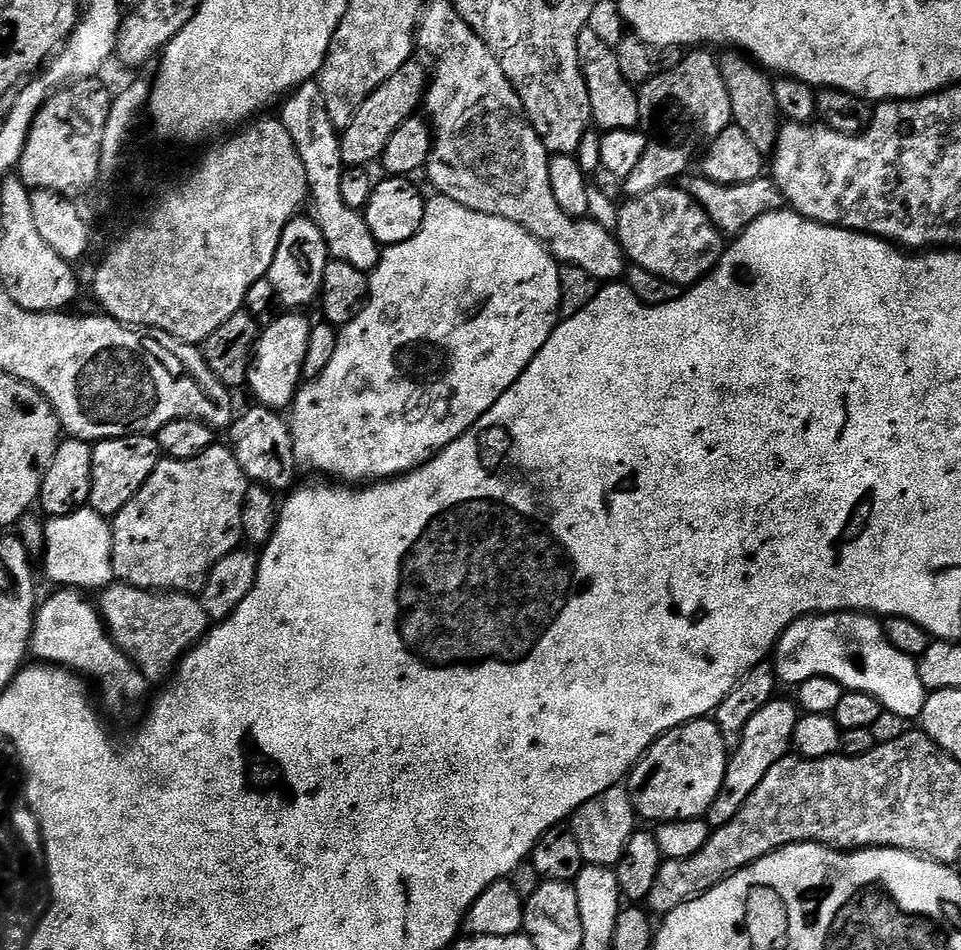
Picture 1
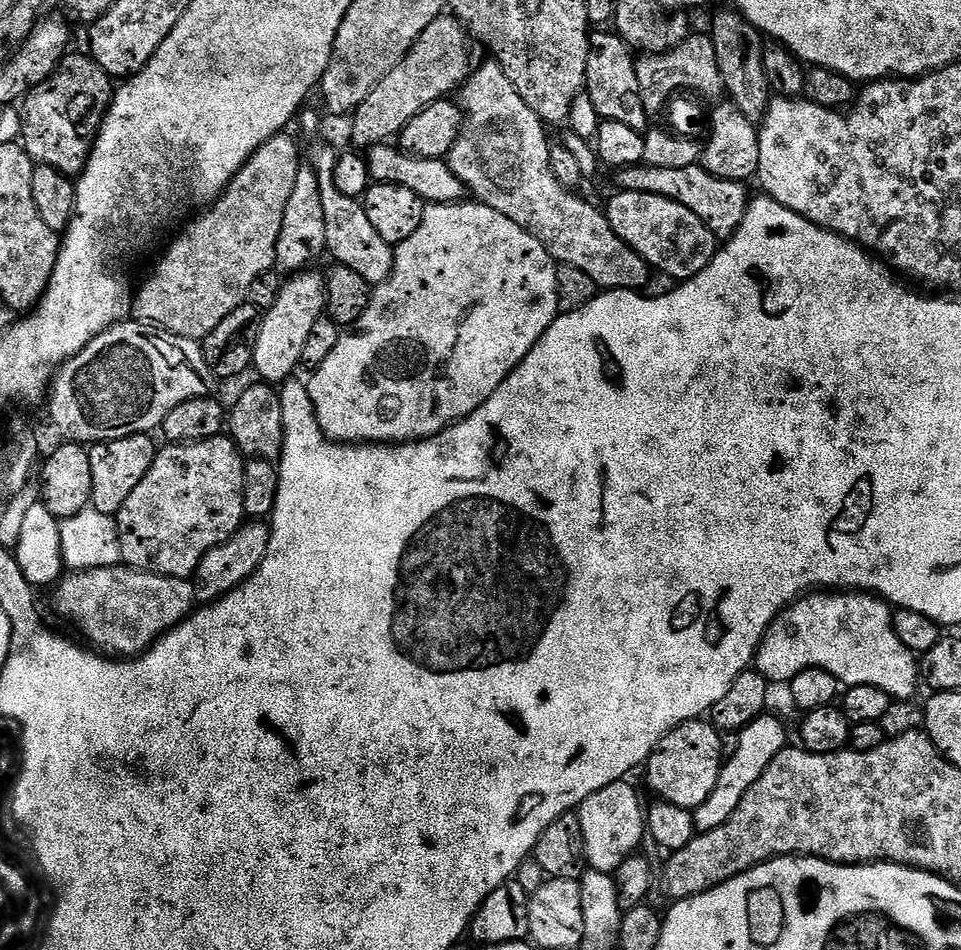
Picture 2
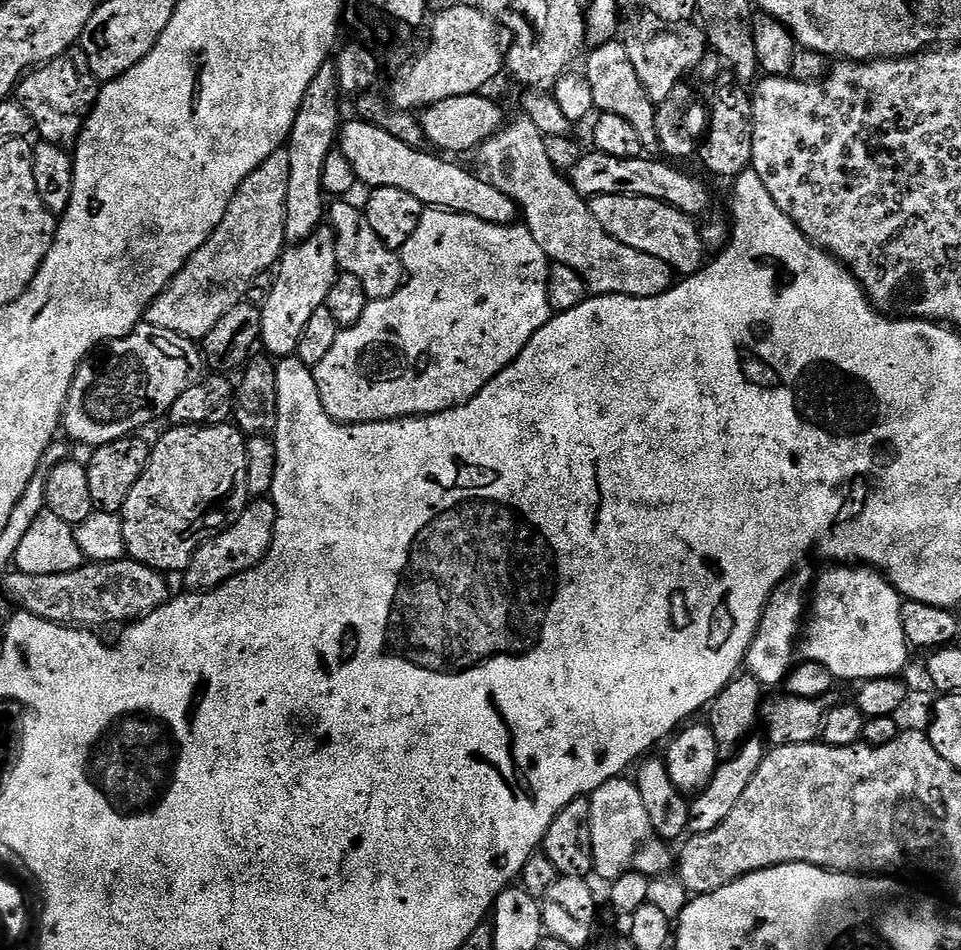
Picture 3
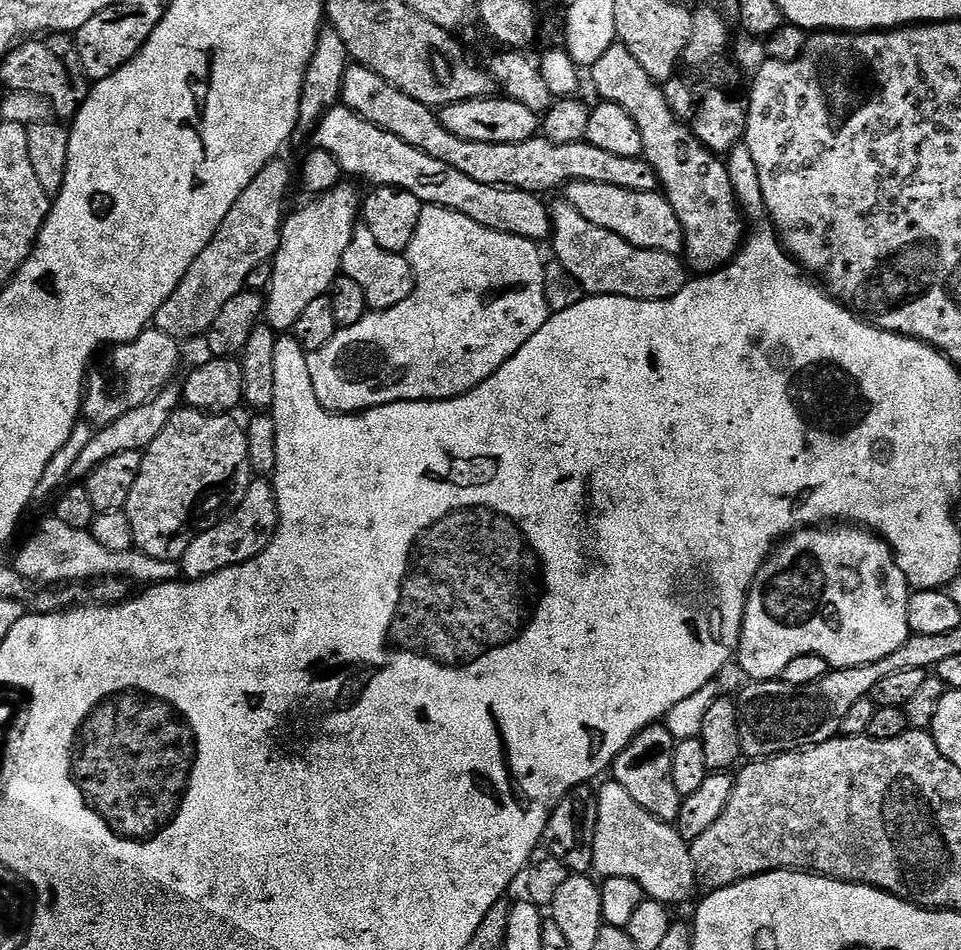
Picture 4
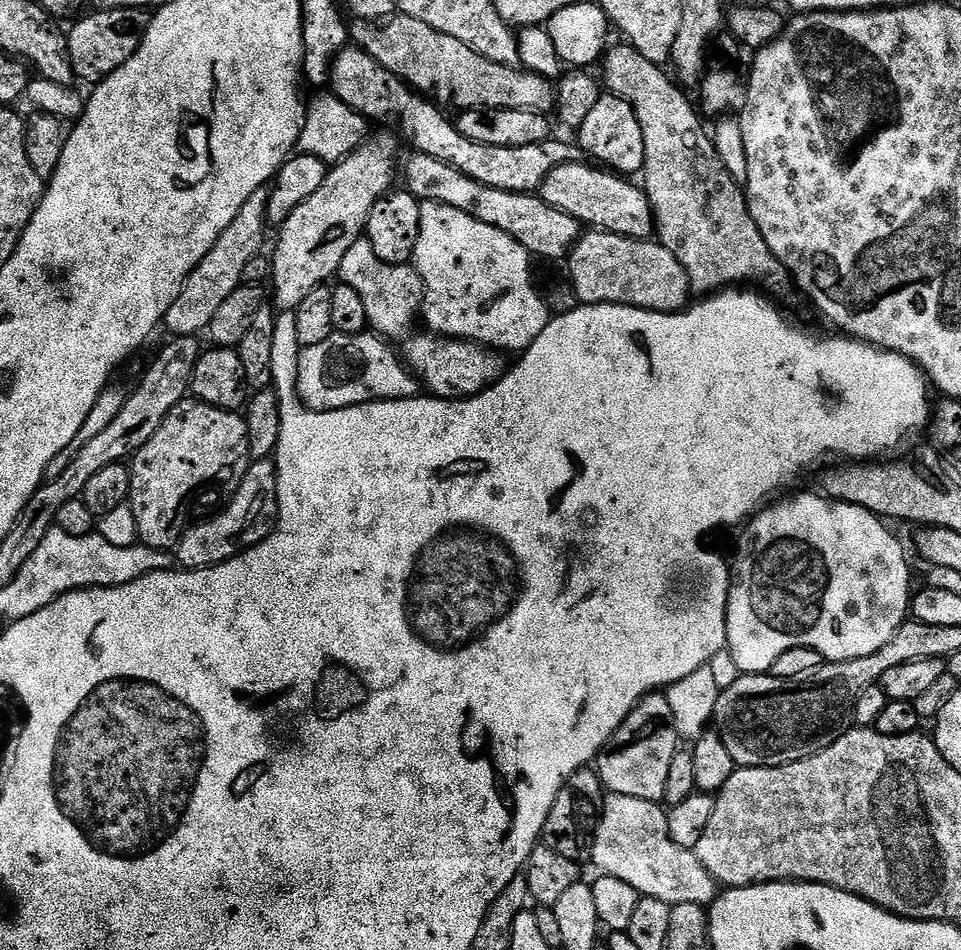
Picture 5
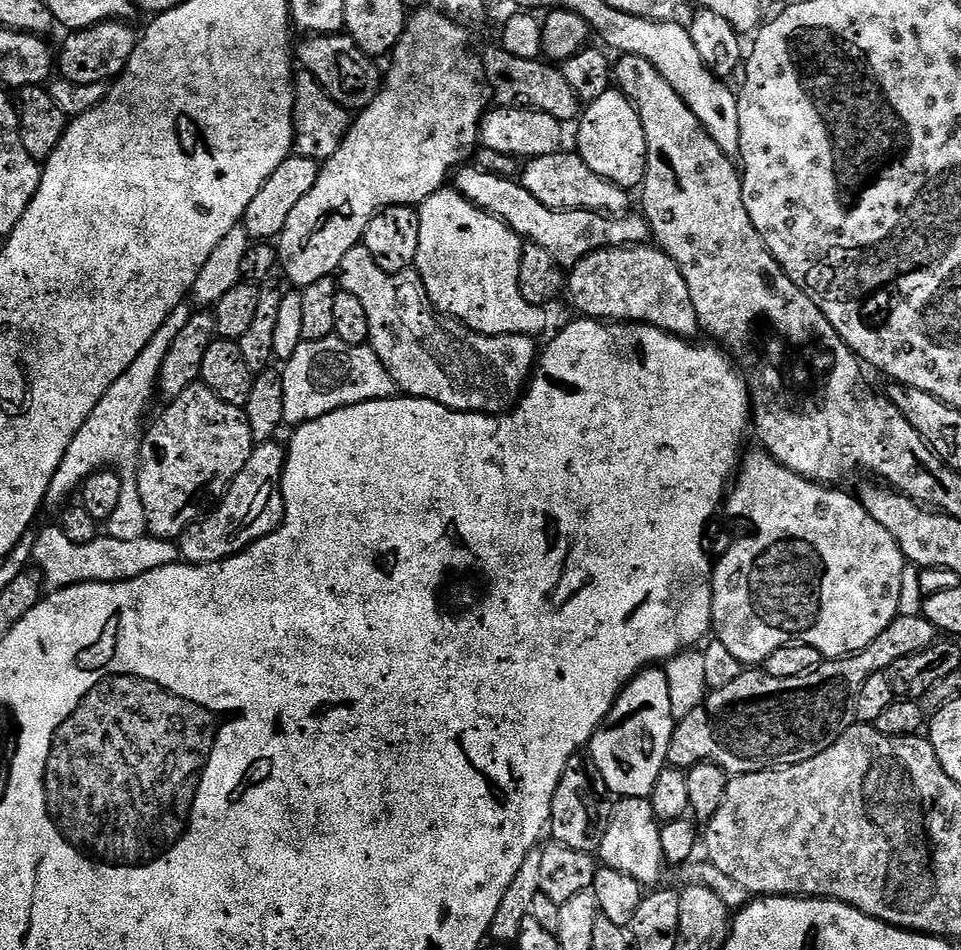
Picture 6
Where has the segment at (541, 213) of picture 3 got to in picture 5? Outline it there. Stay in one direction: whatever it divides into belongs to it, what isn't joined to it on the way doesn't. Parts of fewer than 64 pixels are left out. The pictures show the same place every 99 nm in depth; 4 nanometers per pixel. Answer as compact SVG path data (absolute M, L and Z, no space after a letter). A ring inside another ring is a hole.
M588 230L576 241L567 264L581 305L629 304L651 312L682 312L690 303L688 275L682 270L682 262L652 238L631 240L613 232Z

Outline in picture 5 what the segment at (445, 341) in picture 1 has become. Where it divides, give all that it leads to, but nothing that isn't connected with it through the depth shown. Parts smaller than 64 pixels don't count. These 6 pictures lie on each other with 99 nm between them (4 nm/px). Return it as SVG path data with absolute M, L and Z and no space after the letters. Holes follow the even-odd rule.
M430 200L420 205L420 233L414 257L414 267L424 283L422 320L431 331L458 340L471 340L501 353L519 354L529 348L546 330L550 319L550 309L543 295L536 293L532 285L532 264L530 253L510 234L478 222L470 214L454 206L439 204ZM365 330L359 336L334 334L318 346L303 349L298 362L300 398L315 412L333 412L376 400L411 400L421 395L422 385L389 341Z

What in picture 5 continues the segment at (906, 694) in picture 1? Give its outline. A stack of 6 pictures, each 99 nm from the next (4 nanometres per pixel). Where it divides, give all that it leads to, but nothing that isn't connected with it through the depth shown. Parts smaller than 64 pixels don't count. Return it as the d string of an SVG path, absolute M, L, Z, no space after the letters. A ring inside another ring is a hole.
M797 491L797 496L789 495L787 498L777 499L760 509L755 516L747 521L743 529L745 540L740 544L740 553L736 556L736 564L732 568L732 585L728 595L728 609L726 610L726 634L728 635L727 650L731 652L734 662L744 674L768 674L771 673L774 662L786 654L786 650L795 648L814 648L818 654L822 654L825 661L833 664L841 664L854 658L866 658L890 638L905 624L910 616L910 597L913 595L912 572L908 569L908 560L904 557L904 548L900 540L887 528L885 521L875 516L870 510L866 510L857 504L844 504L840 500L831 499L823 494L815 496L812 492Z

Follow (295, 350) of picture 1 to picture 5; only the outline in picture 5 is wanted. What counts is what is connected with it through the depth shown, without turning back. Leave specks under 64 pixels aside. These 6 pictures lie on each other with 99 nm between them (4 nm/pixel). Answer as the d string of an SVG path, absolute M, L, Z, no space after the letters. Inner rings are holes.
M373 135L371 138L365 139L364 143L356 148L354 151L347 156L344 160L340 161L339 164L331 165L326 182L322 182L322 186L318 186L318 190L315 194L310 194L310 198L306 198L306 202L302 202L302 206L298 206L298 210L294 210L290 214L290 218L286 218L286 222L279 225L278 232L280 237L276 240L276 253L271 253L271 279L270 286L276 291L276 304L275 307L280 310L294 310L302 302L302 298L306 298L306 294L310 294L310 290L327 285L328 279L331 276L335 277L340 270L340 263L342 258L346 258L346 250L350 250L350 246L354 246L354 242L361 239L365 235L368 226L368 215L370 210L374 206L376 200L381 200L387 192L393 191L394 184L392 179L396 176L396 140L392 136L376 136Z

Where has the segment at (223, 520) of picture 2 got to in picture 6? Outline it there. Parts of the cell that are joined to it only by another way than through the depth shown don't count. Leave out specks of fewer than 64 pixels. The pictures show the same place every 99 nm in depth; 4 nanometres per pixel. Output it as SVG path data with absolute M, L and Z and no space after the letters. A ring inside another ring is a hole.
M202 382L186 386L182 394L171 397L167 404L168 409L156 421L151 421L141 439L135 470L138 494L142 494L142 506L146 510L148 535L175 541L201 515L200 499L203 496L219 497L228 491L242 466L246 466L254 441L244 409L230 406L230 402L222 402L222 398L218 398L218 394Z

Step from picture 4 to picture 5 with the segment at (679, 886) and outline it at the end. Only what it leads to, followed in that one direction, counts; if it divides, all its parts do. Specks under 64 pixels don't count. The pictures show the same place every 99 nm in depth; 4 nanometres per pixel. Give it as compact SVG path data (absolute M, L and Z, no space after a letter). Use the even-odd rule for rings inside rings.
M618 793L605 795L590 860L596 863L597 873L622 878L622 882L630 882L630 886L634 886L641 896L658 898L673 906L710 906L718 895L716 880L706 866L698 862L695 851L678 846L678 842L670 838L667 811L654 801Z

